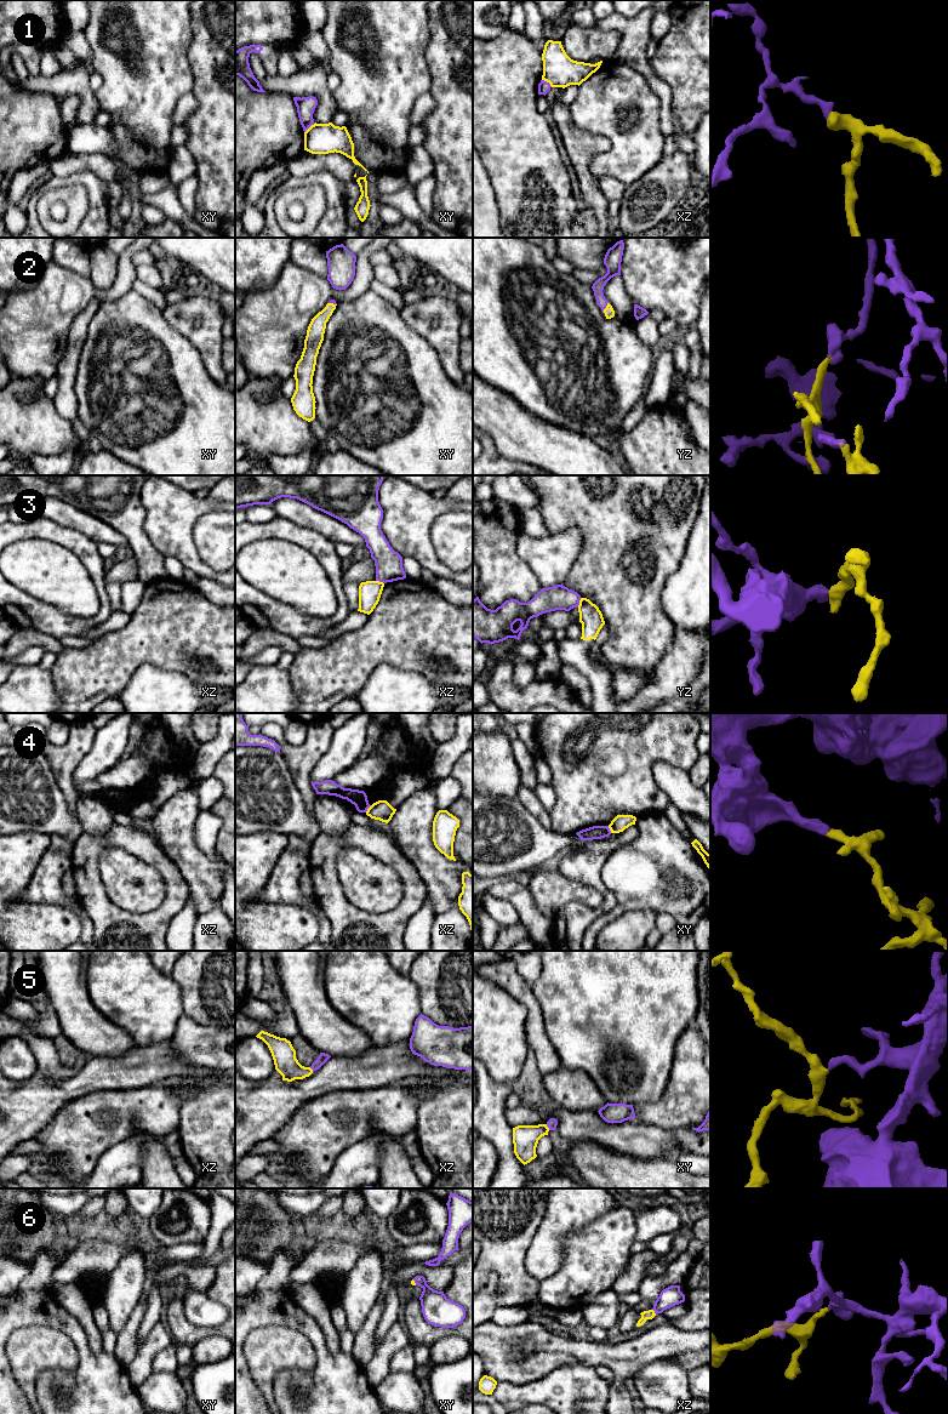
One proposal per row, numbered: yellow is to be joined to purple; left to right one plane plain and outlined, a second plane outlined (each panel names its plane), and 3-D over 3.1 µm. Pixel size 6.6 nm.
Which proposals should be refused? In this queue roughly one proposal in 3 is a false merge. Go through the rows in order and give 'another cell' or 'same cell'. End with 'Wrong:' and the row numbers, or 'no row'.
1: another cell
2: same cell
3: another cell
4: another cell
5: same cell
6: same cell
Wrong: 1, 3, 4

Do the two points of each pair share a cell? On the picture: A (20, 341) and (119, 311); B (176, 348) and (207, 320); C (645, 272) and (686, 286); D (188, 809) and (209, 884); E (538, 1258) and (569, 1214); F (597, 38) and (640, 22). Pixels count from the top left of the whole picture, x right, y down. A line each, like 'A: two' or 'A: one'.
A: two
B: two
C: one
D: one
E: one
F: two

